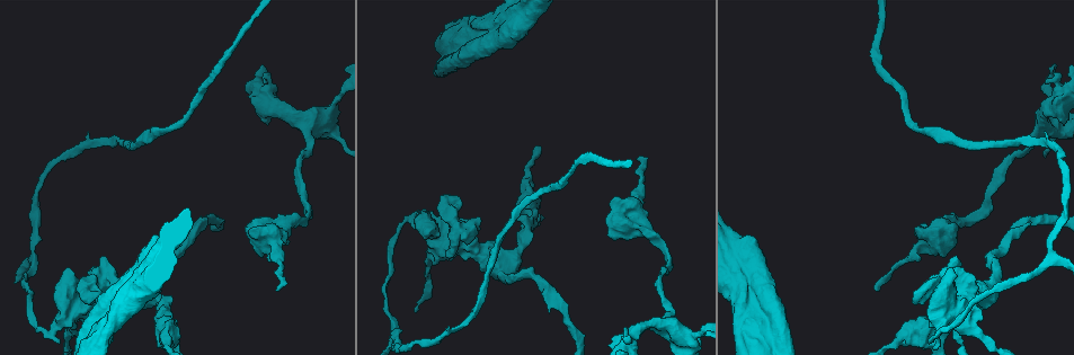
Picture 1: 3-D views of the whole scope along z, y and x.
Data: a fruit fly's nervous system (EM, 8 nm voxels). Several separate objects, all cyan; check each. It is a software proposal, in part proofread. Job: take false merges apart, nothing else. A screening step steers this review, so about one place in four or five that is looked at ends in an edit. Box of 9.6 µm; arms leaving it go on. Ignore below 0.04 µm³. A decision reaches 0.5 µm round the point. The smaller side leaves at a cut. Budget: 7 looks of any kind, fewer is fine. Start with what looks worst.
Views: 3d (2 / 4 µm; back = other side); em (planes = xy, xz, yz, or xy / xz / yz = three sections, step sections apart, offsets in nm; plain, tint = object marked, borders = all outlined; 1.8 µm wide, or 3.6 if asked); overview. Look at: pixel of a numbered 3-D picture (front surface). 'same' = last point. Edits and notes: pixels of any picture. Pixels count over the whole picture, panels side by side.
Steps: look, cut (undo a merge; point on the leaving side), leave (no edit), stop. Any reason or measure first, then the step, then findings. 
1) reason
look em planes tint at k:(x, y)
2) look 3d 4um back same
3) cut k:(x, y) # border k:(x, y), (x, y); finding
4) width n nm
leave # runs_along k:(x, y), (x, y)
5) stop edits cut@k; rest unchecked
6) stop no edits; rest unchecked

look 3d 4um at 1:(960, 296)

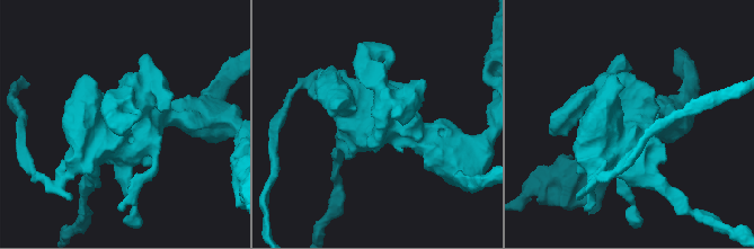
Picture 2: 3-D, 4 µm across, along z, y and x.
need the tissue
look em 3.6um xz step 16 tint at 2:(137, 123)

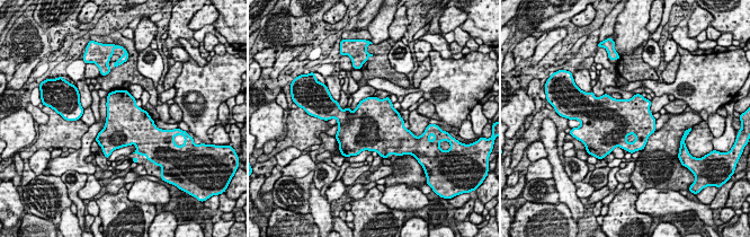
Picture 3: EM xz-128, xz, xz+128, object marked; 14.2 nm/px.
width 600 nm
leave # one cell here

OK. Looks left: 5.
sharp bend
look em planes tint at 1:(173, 335)

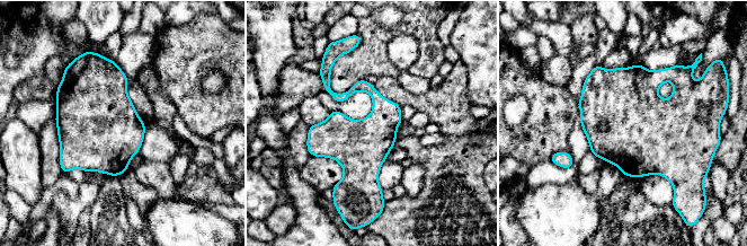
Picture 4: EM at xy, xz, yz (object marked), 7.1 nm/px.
width 380 nm
leave # continuous, no second cell

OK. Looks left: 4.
look 3d 4um back at 1:(32, 256)

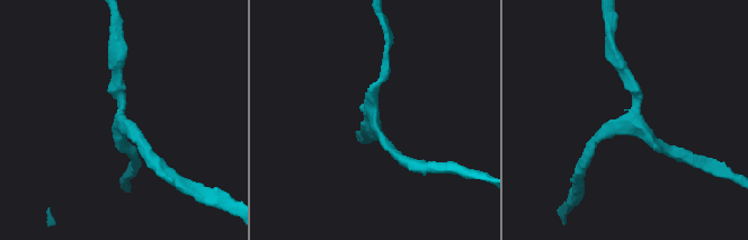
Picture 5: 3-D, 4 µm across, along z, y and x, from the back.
shape alone is not enough
look em planes tint at 5:(370, 110)

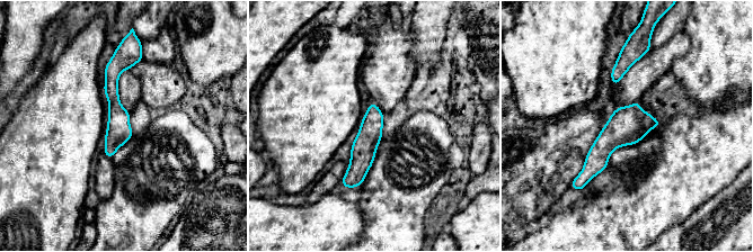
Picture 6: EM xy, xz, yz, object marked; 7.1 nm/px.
leave # runs_along 6:(116, 59), (109, 154); one cell here

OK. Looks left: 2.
stop no edits; rest unchecked

